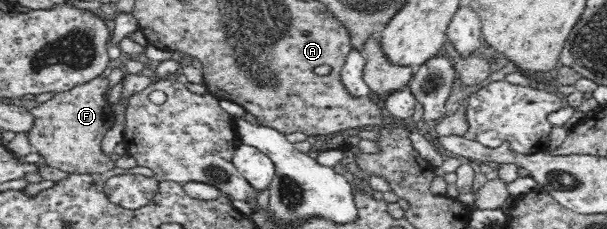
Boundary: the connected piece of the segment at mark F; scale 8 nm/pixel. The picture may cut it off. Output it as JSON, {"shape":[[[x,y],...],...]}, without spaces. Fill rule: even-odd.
{"shape":[[[93,78],[69,91],[59,92],[43,105],[30,107],[35,124],[29,131],[29,142],[51,168],[70,175],[103,175],[115,169],[116,157],[101,149],[101,141],[114,123],[112,107],[105,95],[107,87],[107,78]]]}

